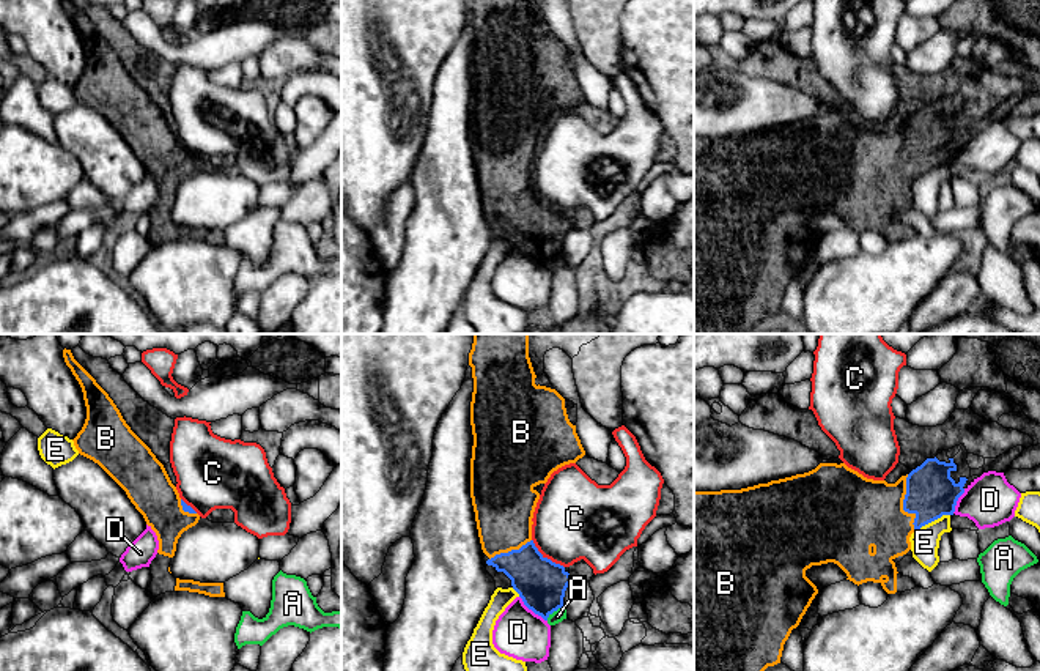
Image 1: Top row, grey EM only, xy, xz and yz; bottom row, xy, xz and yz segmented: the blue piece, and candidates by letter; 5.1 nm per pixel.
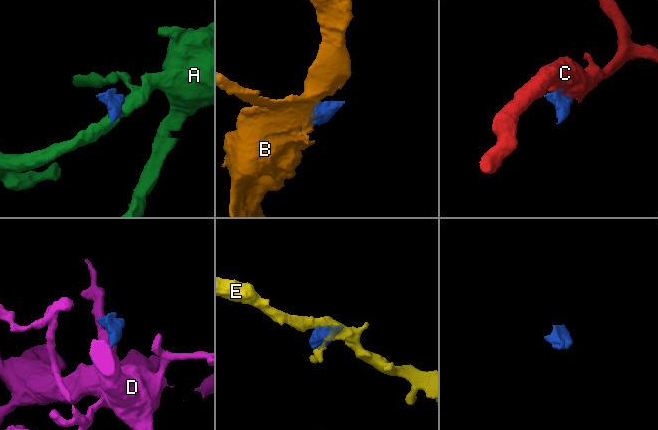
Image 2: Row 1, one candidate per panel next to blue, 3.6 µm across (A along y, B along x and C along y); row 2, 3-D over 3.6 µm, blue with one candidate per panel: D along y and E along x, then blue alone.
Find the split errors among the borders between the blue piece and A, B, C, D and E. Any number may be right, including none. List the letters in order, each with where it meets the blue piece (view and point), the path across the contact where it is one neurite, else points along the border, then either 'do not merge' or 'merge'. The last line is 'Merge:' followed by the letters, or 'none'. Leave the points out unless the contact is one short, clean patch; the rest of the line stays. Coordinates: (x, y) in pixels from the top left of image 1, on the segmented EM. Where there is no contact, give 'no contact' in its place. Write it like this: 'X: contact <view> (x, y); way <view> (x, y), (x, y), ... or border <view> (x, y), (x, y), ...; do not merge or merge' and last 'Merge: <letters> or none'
A: contact xz (554, 610); border xz (562, 605), (546, 619); do not merge
B: contact yz (903, 504); way yz (930, 492), (903, 504), (888, 514), (856, 514); merge
C: contact xz (546, 558); border xz (532, 539), (534, 545), (545, 556), (564, 567); do not merge
D: contact xz (532, 610); do not merge
E: contact yz (932, 520); border yz (949, 514), (914, 531); do not merge
Merge: B

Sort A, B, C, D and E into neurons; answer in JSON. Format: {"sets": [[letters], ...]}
{"sets": [["A"], ["B"], ["C"], ["D"], ["E"]]}

